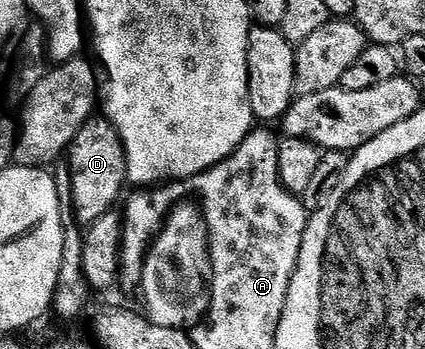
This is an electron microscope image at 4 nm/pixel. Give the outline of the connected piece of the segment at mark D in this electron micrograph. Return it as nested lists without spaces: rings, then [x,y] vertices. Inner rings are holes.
[[[94,116],[80,130],[76,139],[66,151],[66,168],[70,172],[72,192],[72,210],[76,213],[75,221],[81,227],[87,228],[94,224],[106,212],[117,205],[120,193],[126,190],[128,181],[128,161],[122,140],[108,119]]]

